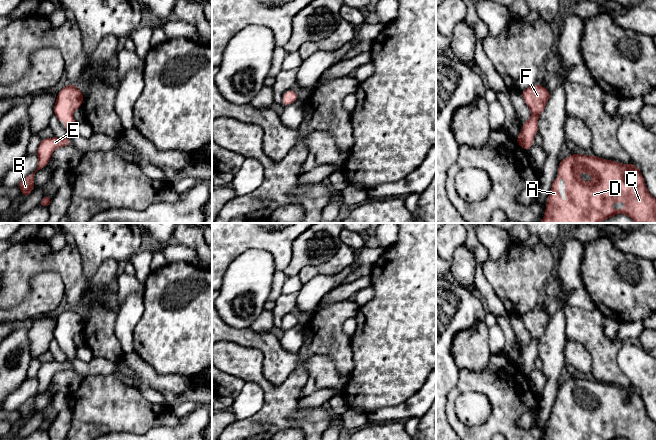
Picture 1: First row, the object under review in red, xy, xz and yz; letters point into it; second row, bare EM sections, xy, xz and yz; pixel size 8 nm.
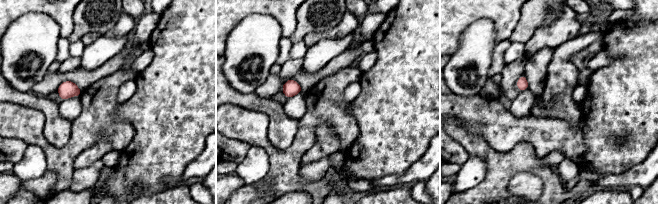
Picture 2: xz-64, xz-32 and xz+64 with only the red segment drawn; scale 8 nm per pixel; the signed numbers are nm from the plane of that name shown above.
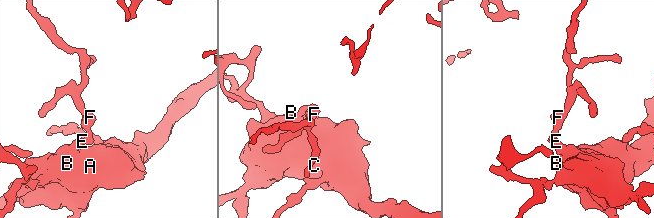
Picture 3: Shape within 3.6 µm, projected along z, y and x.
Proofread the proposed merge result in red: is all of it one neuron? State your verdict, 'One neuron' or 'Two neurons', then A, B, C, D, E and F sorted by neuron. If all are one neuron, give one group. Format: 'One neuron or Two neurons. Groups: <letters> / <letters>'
One neuron. Groups: A B C D E F

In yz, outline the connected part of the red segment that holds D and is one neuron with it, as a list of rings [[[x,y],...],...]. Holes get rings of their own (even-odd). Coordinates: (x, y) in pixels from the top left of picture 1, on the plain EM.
[[[571,378],[570,380],[566,381],[562,385],[559,385],[558,394],[559,394],[559,397],[552,406],[551,414],[547,422],[547,428],[546,428],[544,440],[615,440],[618,438],[625,438],[627,440],[656,440],[656,423],[648,416],[643,399],[640,396],[639,392],[634,388],[622,388],[617,385],[602,383],[595,379],[589,380],[589,379],[582,379],[582,378]],[[582,395],[584,397],[591,399],[593,403],[590,406],[584,406],[579,400]],[[562,400],[565,402],[565,422],[570,425],[569,427],[564,427],[561,424],[561,420],[559,418],[559,404]],[[617,425],[624,426],[625,432],[624,433],[605,433],[604,432],[606,429],[609,429],[609,430],[614,429]]]

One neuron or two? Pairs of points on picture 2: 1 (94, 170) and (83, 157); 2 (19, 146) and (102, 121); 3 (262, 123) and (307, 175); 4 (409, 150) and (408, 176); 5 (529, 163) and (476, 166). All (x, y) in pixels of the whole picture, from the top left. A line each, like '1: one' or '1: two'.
1: two
2: two
3: two
4: two
5: two

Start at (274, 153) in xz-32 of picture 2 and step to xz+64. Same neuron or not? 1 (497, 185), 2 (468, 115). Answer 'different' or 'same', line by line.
1: same
2: different

